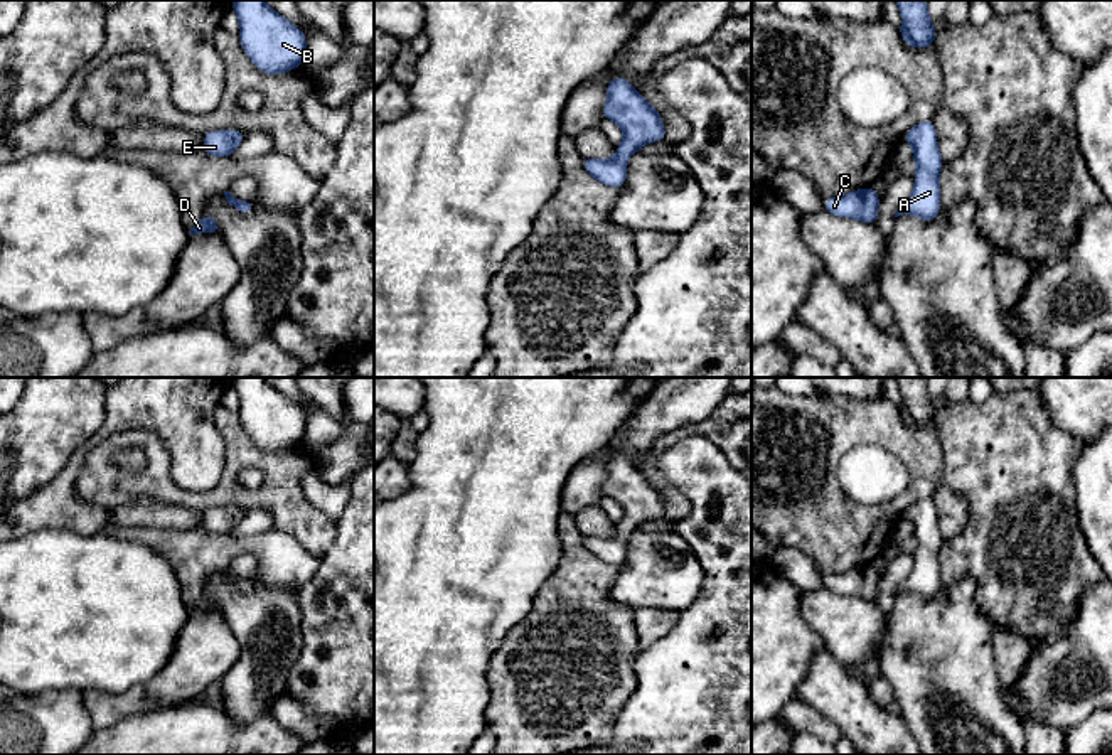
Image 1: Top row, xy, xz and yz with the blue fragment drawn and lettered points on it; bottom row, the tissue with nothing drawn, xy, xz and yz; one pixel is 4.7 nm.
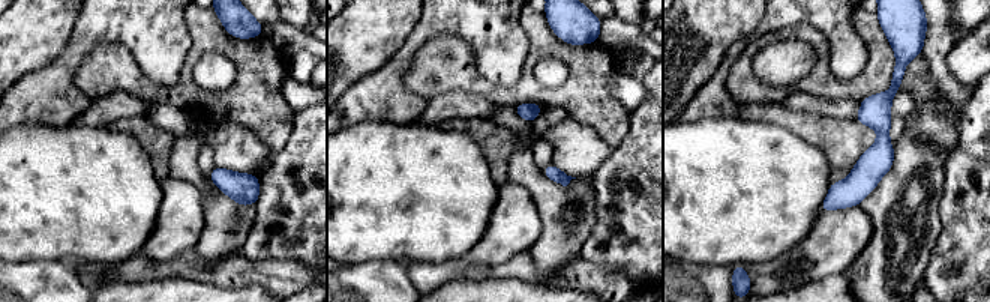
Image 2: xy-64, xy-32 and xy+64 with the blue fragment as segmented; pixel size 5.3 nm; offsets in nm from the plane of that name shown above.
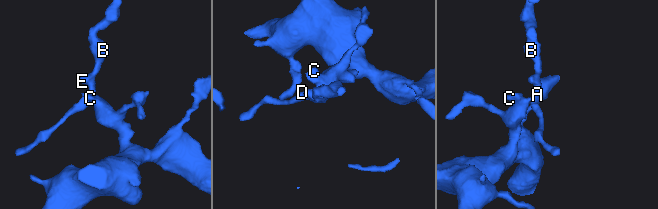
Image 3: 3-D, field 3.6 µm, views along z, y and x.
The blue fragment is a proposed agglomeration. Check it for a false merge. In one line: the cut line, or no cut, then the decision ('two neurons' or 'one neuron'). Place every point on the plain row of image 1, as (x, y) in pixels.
no cut; one neuron

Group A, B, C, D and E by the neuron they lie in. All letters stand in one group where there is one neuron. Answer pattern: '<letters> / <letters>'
A B C D E

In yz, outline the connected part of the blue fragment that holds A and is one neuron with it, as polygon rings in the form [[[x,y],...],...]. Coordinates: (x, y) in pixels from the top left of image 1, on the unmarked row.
[[[933,497],[918,501],[903,512],[903,517],[913,524],[917,553],[912,573],[898,585],[895,595],[908,590],[930,600],[940,590],[938,553],[945,541],[938,531]]]

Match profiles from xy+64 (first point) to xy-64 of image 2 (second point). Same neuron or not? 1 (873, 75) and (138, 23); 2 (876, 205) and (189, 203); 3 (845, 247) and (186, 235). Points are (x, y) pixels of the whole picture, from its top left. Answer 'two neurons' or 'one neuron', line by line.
1: two neurons
2: two neurons
3: one neuron

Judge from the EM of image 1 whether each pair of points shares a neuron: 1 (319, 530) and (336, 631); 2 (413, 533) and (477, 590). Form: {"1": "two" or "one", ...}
{"1": "two", "2": "one"}

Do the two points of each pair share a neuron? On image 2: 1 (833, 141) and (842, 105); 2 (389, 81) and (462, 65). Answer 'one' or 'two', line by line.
1: two
2: two

